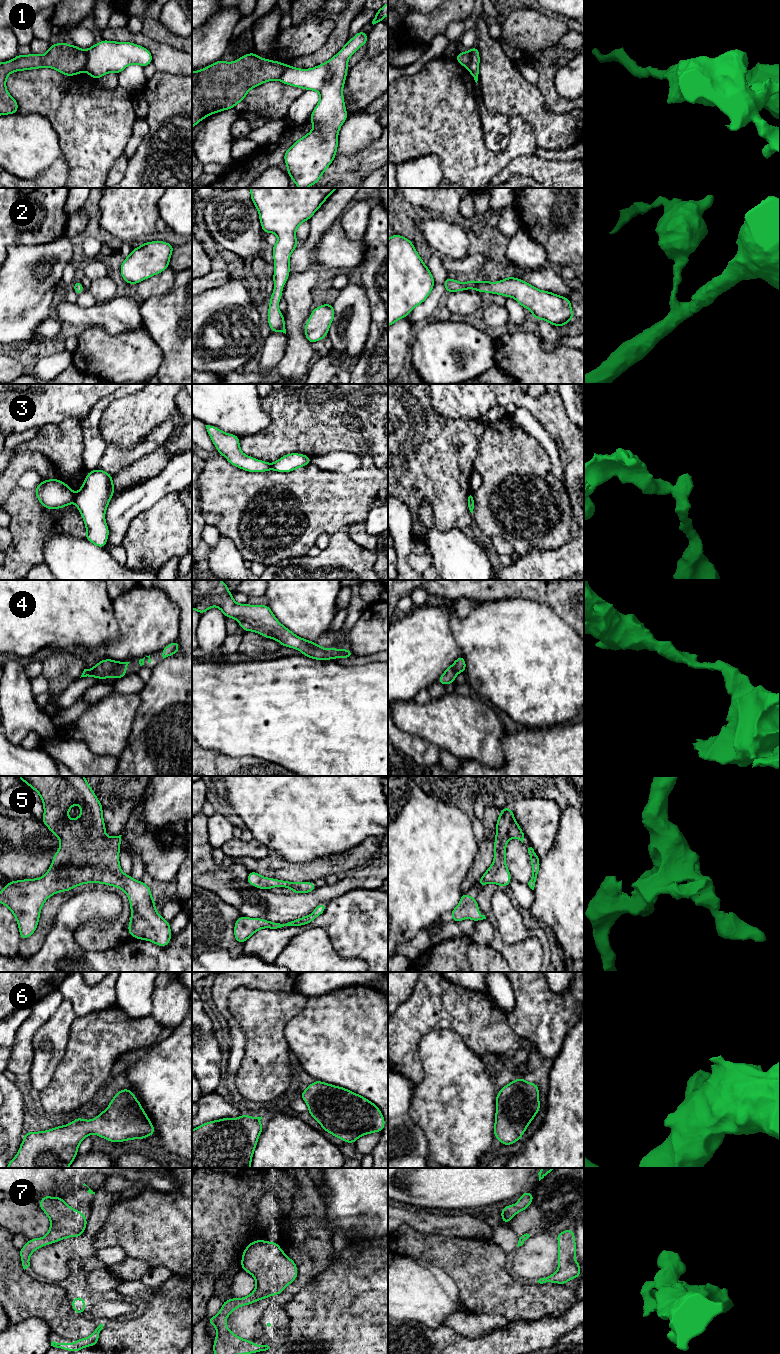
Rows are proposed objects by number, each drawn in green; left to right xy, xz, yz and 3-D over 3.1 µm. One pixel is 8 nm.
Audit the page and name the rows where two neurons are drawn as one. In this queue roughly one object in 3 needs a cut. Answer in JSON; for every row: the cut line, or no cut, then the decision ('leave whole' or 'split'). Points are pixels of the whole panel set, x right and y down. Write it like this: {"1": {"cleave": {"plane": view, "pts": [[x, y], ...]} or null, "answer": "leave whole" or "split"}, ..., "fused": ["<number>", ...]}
{"1": {"cleave": {"plane": "xy", "pts": [[86, 50], [86, 65], [84, 69]]}, "answer": "split"}, "2": {"cleave": null, "answer": "leave whole"}, "3": {"cleave": {"plane": "xy", "pts": [[75, 495], [73, 500]]}, "answer": "split"}, "4": {"cleave": null, "answer": "leave whole"}, "5": {"cleave": null, "answer": "leave whole"}, "6": {"cleave": null, "answer": "leave whole"}, "7": {"cleave": null, "answer": "leave whole"}, "fused": ["1", "3"]}

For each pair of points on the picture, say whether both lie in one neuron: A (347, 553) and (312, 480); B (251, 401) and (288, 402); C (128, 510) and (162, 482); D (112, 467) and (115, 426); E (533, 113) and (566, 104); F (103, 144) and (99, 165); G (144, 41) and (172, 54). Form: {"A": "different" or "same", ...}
{"A": "different", "B": "different", "C": "same", "D": "different", "E": "different", "F": "same", "G": "same"}

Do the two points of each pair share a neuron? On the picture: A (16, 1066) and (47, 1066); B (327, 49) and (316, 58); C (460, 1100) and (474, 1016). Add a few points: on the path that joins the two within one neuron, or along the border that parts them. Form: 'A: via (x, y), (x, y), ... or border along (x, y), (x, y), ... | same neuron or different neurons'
A: border along (33, 1043), (33, 1061), (28, 1073) | different neurons
B: via (324, 52), (319, 57) | same neuron
C: border along (454, 1030), (481, 1058) | different neurons

